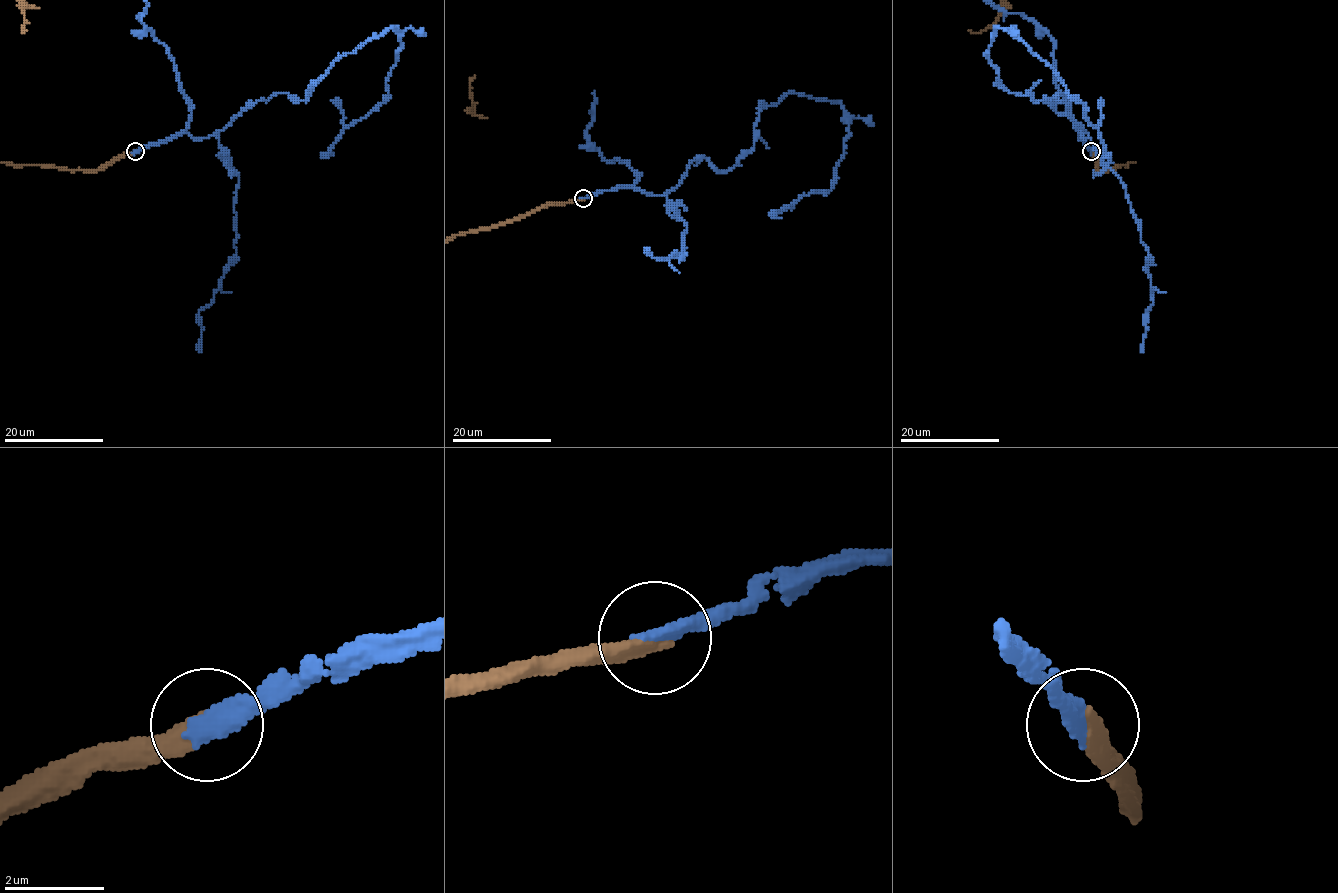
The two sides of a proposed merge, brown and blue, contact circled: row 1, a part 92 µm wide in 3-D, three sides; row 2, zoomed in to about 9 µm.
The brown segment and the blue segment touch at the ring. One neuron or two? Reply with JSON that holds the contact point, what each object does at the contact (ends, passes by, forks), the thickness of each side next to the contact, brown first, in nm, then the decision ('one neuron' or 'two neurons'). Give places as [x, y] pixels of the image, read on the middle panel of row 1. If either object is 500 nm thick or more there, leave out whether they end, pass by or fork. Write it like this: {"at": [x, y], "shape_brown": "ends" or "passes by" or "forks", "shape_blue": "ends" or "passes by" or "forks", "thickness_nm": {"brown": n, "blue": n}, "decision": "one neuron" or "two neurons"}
{"at": [583, 198], "shape_brown": "ends", "shape_blue": "ends", "thickness_nm": {"brown": 360, "blue": 420}, "decision": "one neuron"}

